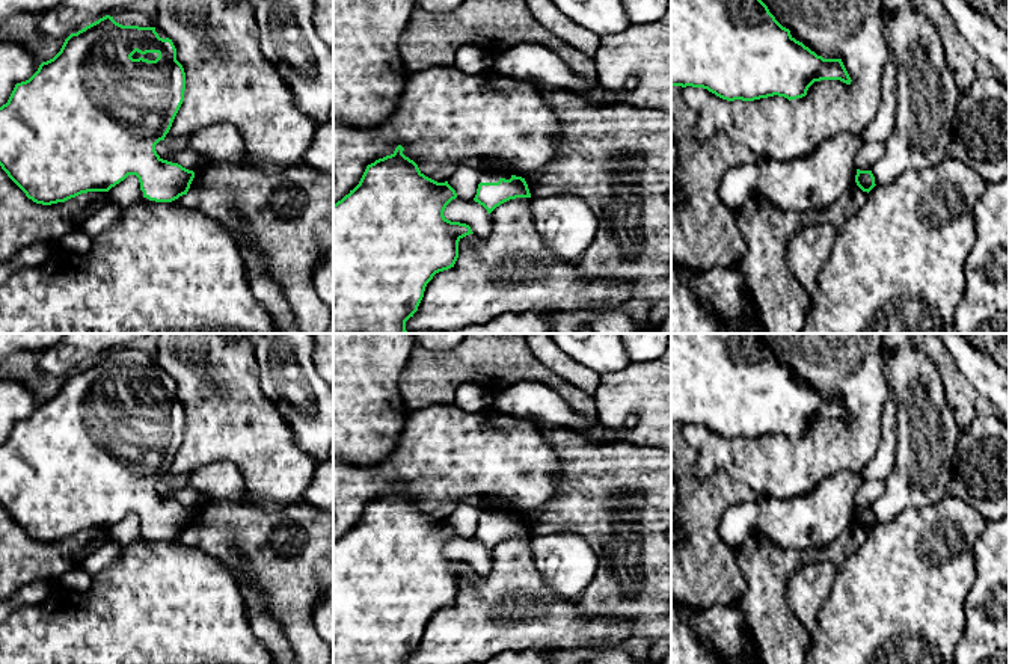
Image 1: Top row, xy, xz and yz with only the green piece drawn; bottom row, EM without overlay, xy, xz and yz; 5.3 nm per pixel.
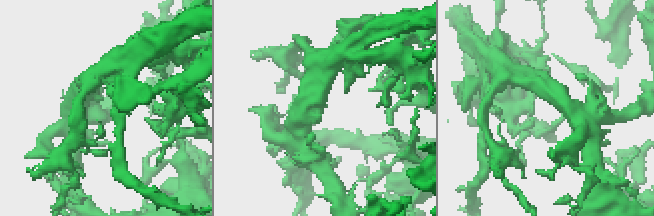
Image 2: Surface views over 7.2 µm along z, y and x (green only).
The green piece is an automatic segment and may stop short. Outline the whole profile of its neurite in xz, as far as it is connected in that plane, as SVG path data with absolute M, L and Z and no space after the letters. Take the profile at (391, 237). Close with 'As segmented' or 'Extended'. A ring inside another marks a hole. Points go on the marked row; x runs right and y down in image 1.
M398 145L391 155L368 164L359 184L341 201L333 204L333 334L409 334L406 330L406 321L418 311L427 284L436 273L454 267L458 258L458 241L474 234L469 225L451 222L443 216L446 205L457 198L455 190L448 181L437 183L425 177L418 164L406 157L403 151L404 148Z. As segmented

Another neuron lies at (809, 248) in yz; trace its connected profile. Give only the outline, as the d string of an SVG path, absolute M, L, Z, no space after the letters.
M828 223L801 226L787 243L787 269L807 291L816 290L822 266L834 247L837 229Z

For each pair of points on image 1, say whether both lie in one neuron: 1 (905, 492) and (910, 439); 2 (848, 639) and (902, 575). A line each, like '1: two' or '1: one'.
1: one
2: one

